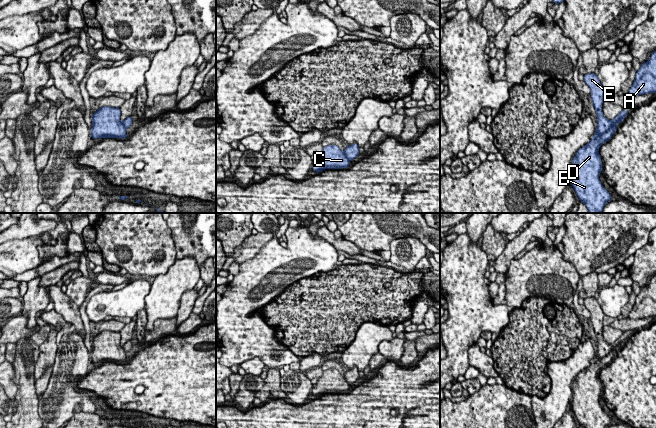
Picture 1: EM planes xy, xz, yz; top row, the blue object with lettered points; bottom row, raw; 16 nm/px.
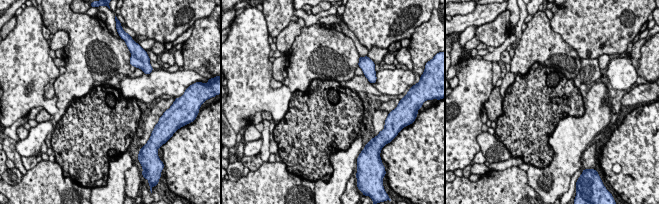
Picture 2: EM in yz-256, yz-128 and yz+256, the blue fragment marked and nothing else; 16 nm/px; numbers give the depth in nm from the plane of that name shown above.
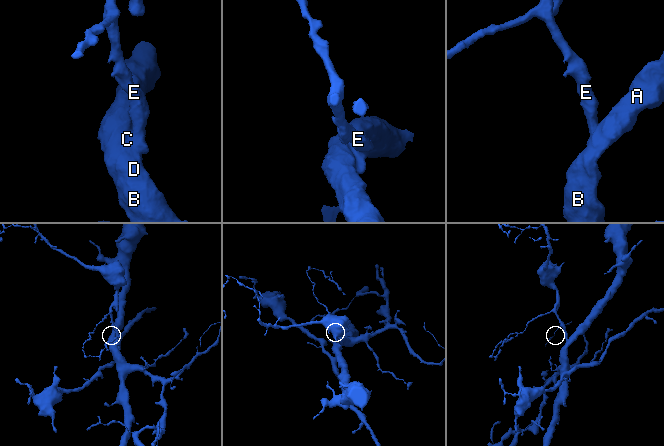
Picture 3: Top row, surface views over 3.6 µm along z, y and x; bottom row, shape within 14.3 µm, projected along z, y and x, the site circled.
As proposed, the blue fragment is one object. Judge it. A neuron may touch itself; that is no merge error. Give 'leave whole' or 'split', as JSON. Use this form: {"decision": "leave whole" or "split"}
{"decision": "split"}

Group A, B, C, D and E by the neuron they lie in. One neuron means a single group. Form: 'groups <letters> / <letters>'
groups A B C D / E

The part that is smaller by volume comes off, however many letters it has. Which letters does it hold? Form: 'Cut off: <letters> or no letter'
Cut off: E

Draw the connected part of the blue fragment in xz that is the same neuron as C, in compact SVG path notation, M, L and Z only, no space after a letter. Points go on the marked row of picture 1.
M332 144L323 147L322 152L314 161L312 169L320 173L325 169L347 168L349 164L350 160L345 156L345 153L337 145Z

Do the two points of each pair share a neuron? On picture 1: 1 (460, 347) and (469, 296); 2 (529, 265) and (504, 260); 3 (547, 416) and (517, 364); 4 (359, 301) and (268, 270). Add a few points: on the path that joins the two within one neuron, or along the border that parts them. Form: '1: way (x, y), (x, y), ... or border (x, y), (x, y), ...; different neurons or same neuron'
1: way (460, 334), (469, 315), (469, 309); same neuron
2: border (513, 258), (510, 267), (505, 273); different neurons
3: border (548, 376), (550, 391), (544, 397), (531, 396); different neurons
4: border (321, 272), (300, 278), (291, 283), (280, 294); different neurons

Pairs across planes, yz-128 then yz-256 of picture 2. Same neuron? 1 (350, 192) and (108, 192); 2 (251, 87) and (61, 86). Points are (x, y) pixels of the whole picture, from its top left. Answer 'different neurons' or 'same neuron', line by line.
1: different neurons
2: different neurons

